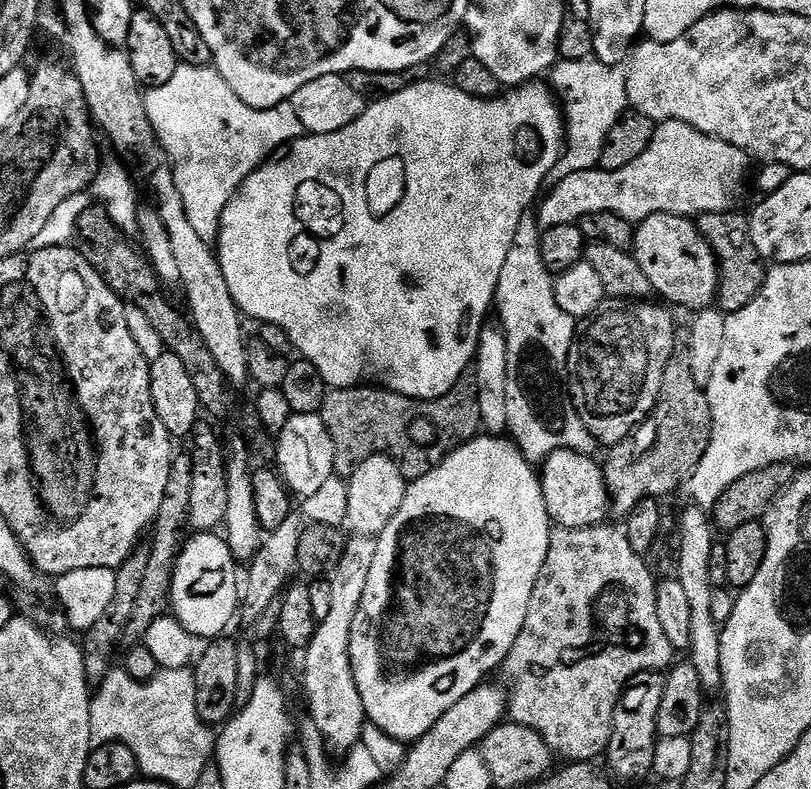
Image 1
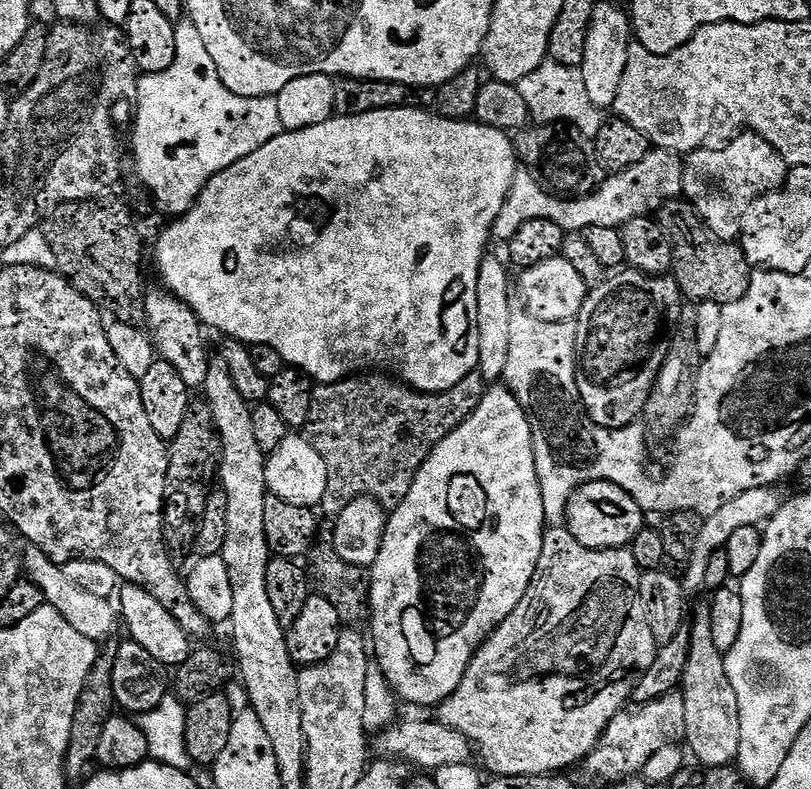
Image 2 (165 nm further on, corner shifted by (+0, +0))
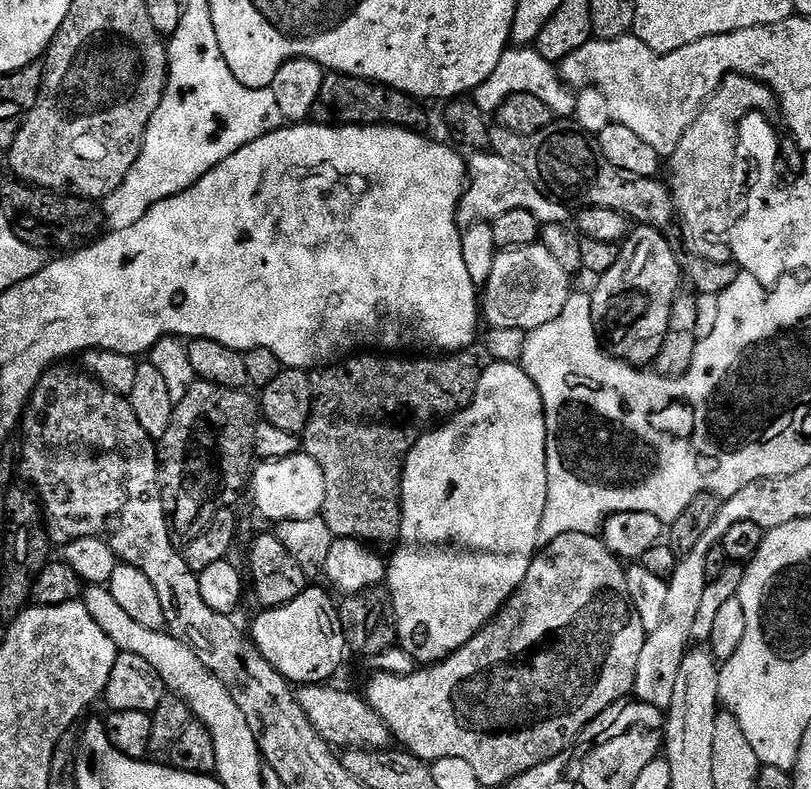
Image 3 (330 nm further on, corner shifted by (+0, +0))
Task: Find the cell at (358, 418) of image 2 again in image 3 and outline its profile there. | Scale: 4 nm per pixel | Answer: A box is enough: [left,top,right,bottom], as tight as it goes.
[302,350,482,546]

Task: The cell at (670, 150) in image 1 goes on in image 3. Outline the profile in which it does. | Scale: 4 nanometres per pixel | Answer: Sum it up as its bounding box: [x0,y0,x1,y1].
[456,151,570,230]

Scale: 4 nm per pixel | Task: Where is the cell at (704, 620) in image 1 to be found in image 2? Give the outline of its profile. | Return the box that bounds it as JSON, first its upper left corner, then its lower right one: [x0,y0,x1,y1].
[682,618,740,768]

